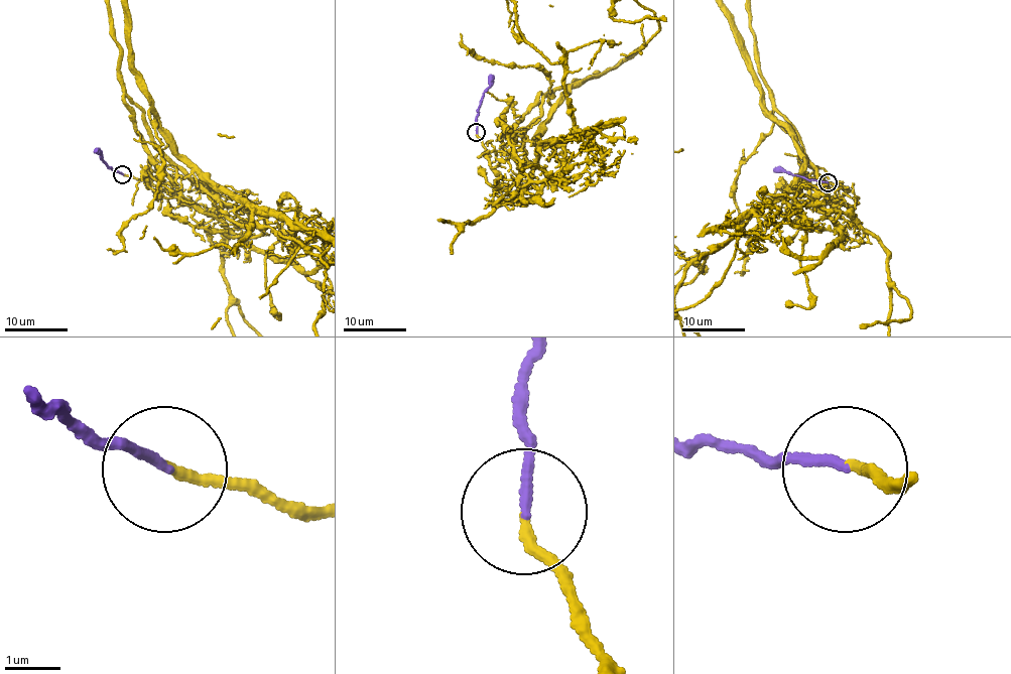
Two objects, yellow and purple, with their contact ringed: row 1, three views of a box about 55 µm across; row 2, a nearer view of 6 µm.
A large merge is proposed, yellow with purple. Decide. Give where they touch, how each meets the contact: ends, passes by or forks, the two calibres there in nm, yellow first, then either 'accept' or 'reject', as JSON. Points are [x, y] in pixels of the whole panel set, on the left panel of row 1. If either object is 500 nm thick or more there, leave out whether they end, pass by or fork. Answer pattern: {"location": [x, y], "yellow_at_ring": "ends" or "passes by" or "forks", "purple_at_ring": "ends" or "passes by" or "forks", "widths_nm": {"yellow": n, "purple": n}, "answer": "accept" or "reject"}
{"location": [122, 174], "yellow_at_ring": "ends", "purple_at_ring": "ends", "widths_nm": {"yellow": 170, "purple": 160}, "answer": "accept"}

